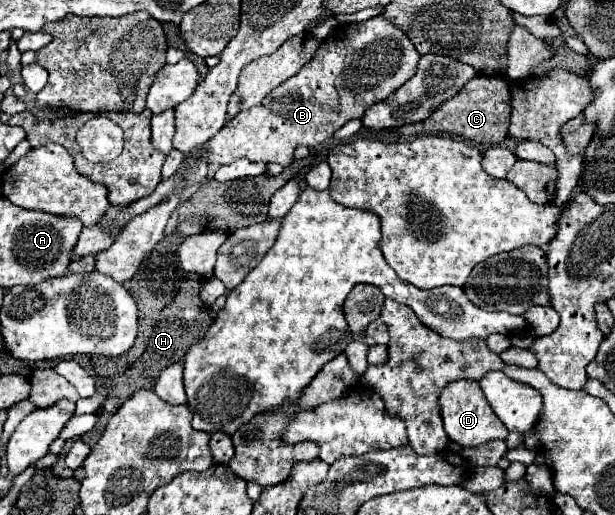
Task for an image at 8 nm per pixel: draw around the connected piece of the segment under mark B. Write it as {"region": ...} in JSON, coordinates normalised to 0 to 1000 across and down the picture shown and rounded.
{"region":[[[623,31],[584,47],[554,47],[525,78],[506,120],[437,179],[424,202],[392,214],[343,268],[337,311],[376,318],[402,307],[424,318],[450,315],[470,322],[480,311],[483,283],[509,291],[538,268],[564,233],[587,229],[593,210],[652,171],[678,140],[681,113],[685,105],[668,78]]]}

